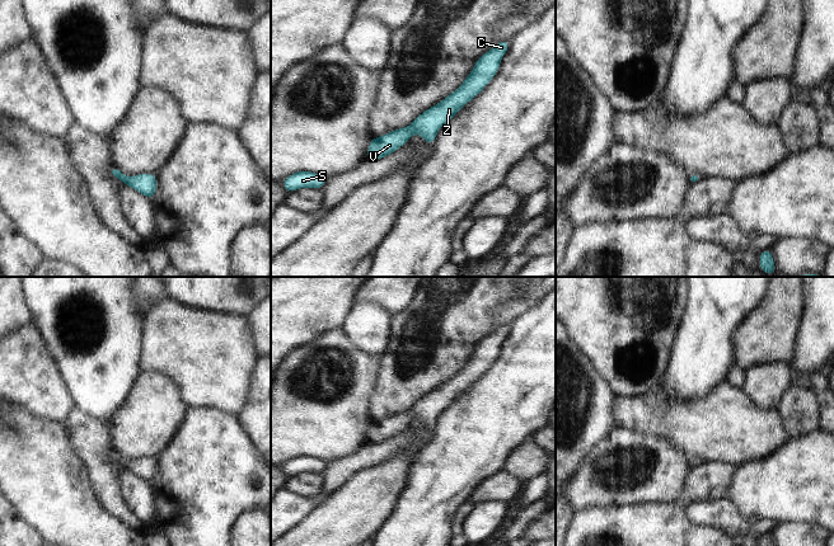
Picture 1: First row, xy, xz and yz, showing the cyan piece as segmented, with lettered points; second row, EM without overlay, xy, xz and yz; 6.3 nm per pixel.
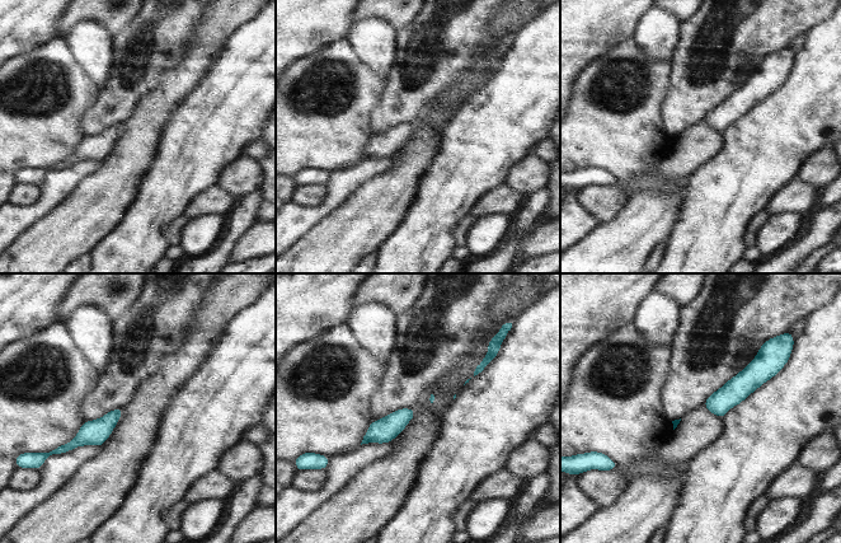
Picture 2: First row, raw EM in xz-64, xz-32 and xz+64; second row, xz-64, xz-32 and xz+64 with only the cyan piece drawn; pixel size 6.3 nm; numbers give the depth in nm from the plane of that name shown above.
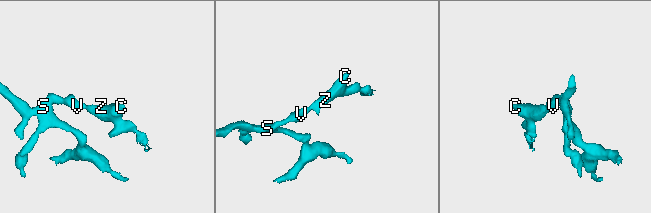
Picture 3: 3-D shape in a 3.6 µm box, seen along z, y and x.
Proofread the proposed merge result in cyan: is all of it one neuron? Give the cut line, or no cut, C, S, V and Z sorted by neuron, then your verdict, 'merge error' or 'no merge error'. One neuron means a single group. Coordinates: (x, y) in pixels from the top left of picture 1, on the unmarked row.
no cut; C S V Z; no merge error

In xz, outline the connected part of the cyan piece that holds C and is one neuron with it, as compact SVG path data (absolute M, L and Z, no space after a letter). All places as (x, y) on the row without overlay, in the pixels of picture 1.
M501 325L488 336L483 338L456 375L446 380L442 386L423 395L408 411L394 414L380 422L371 422L366 436L367 443L379 444L394 438L407 428L414 418L418 418L432 430L439 414L450 406L451 403L495 362L509 331L510 325Z

